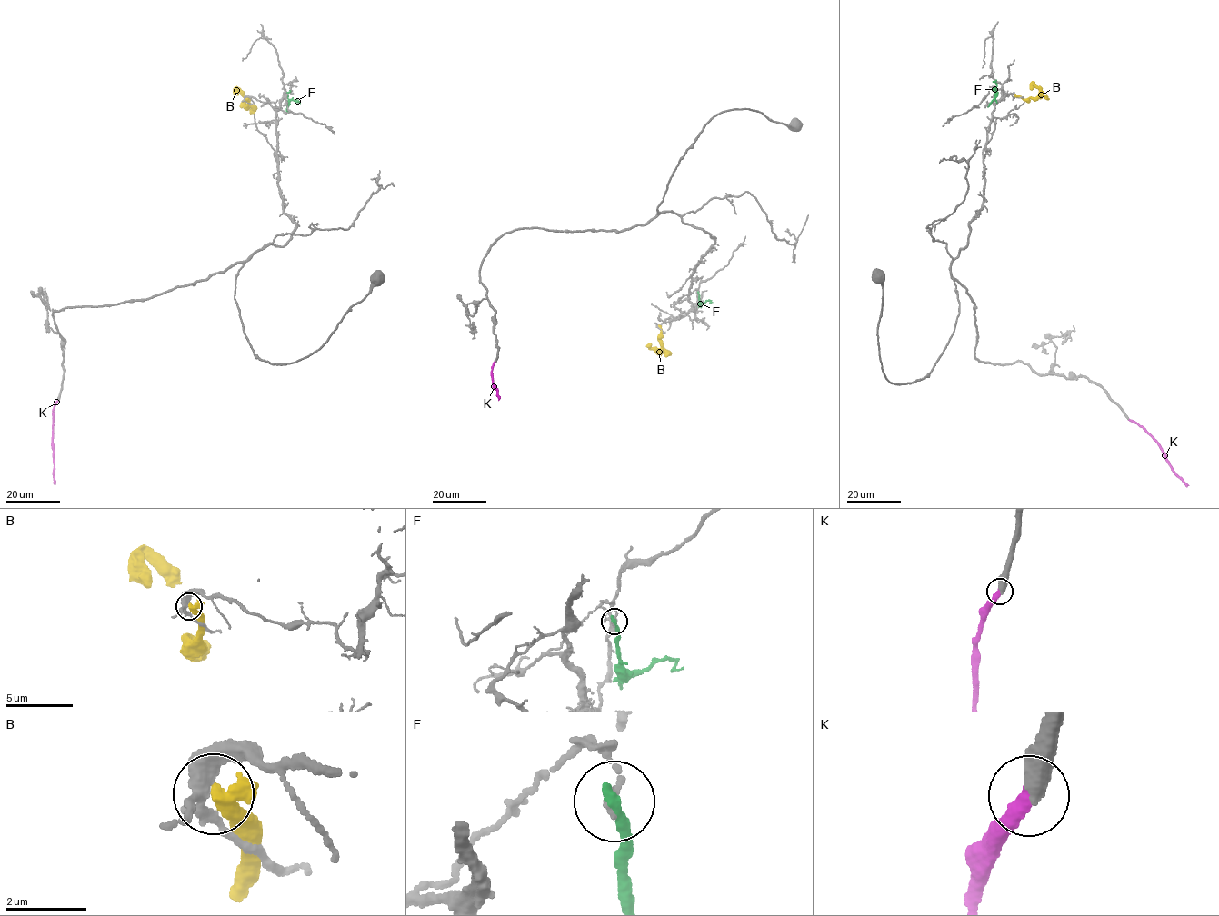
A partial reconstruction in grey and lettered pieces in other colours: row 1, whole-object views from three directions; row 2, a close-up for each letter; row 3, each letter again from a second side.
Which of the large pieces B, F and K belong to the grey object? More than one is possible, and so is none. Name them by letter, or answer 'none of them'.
K

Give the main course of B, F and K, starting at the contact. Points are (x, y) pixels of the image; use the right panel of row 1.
B: (1015, 95), (1024, 99), (1035, 97), (1039, 88), (1033, 83), (1031, 89)
F: (989, 105), (994, 90)
K: (1128, 418), (1135, 422), (1155, 441), (1171, 469), (1186, 486)

